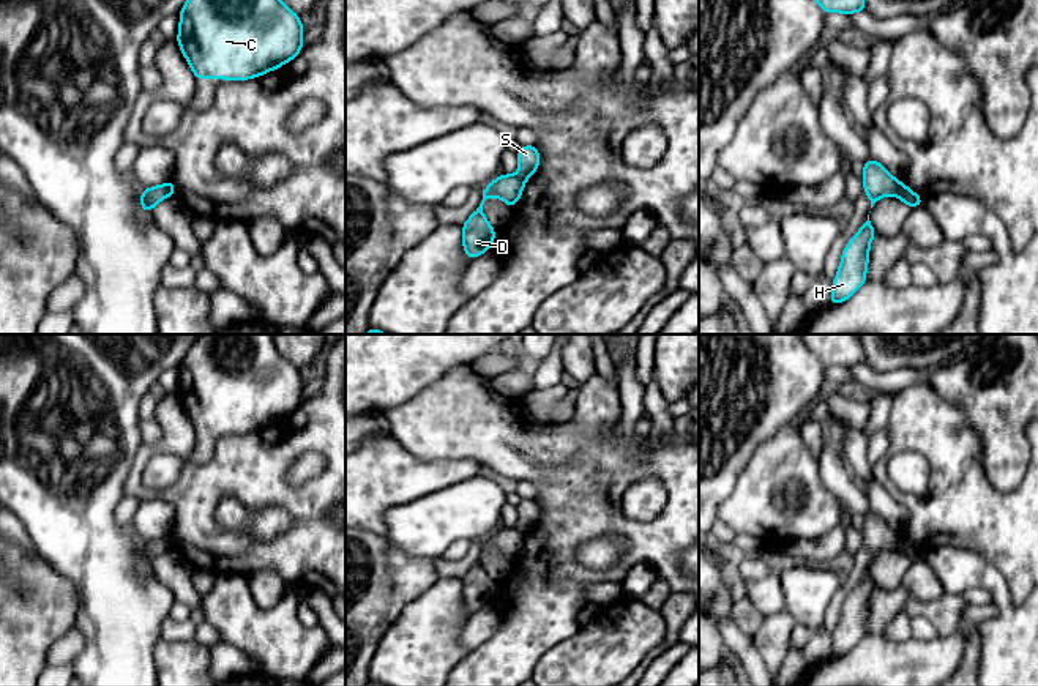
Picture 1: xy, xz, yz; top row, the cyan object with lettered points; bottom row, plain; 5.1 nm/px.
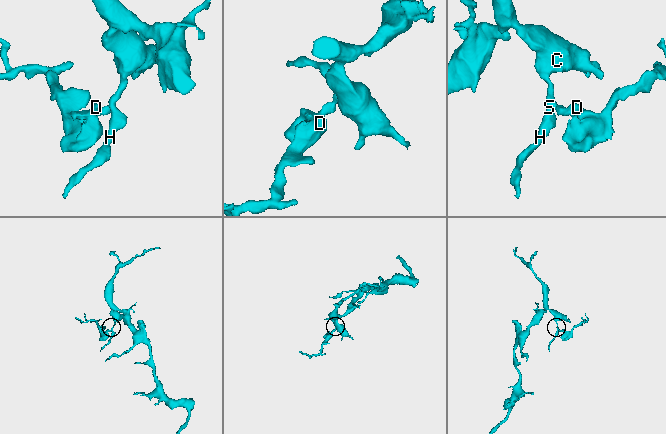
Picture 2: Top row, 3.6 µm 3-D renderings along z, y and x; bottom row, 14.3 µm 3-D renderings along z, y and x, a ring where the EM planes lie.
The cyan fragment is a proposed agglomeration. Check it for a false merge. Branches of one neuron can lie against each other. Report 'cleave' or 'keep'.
cleave

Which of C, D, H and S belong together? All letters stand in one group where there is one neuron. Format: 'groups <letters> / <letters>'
groups C H S / D

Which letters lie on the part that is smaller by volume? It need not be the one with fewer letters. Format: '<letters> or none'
D

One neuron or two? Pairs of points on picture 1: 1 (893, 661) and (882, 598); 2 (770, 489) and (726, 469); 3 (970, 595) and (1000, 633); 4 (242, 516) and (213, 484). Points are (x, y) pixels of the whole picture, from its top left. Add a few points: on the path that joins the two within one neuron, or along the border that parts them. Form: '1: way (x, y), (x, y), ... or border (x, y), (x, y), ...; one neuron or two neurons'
1: border (866, 633), (882, 636); two neurons
2: border (761, 445), (756, 448), (732, 492), (718, 507); two neurons
3: border (975, 585), (986, 590), (993, 601); two neurons
4: border (259, 510), (224, 495), (213, 516); two neurons

